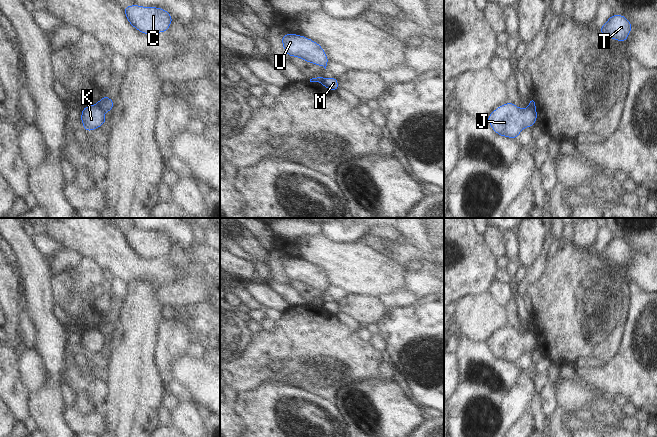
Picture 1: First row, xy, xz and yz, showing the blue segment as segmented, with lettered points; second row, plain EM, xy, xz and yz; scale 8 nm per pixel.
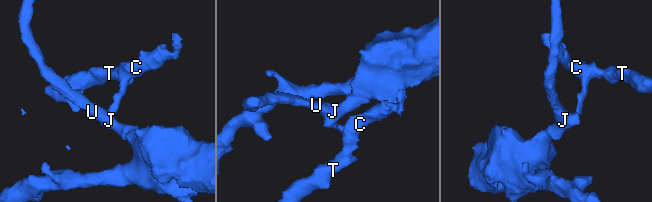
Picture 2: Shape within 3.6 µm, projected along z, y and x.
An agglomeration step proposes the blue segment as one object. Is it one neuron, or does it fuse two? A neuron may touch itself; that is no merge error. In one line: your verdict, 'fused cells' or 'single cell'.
fused cells

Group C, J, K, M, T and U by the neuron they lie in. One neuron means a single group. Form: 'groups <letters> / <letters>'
groups C M T / J K U

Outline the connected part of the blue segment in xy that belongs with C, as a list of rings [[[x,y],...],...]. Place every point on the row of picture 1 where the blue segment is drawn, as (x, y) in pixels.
[[[131,5],[124,12],[129,23],[144,34],[167,31],[173,20],[168,11],[157,7]]]

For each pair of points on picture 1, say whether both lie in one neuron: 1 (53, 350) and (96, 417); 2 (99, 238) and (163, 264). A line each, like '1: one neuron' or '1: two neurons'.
1: two neurons
2: one neuron

